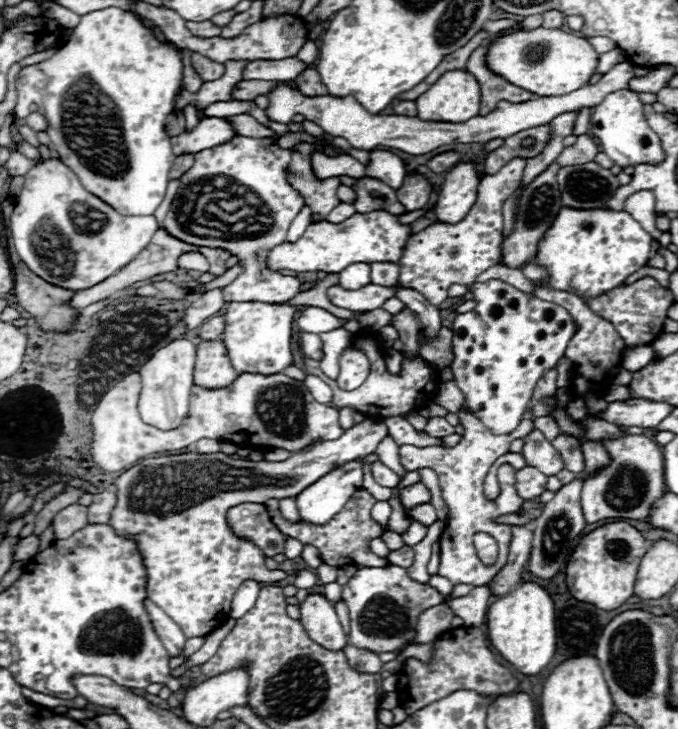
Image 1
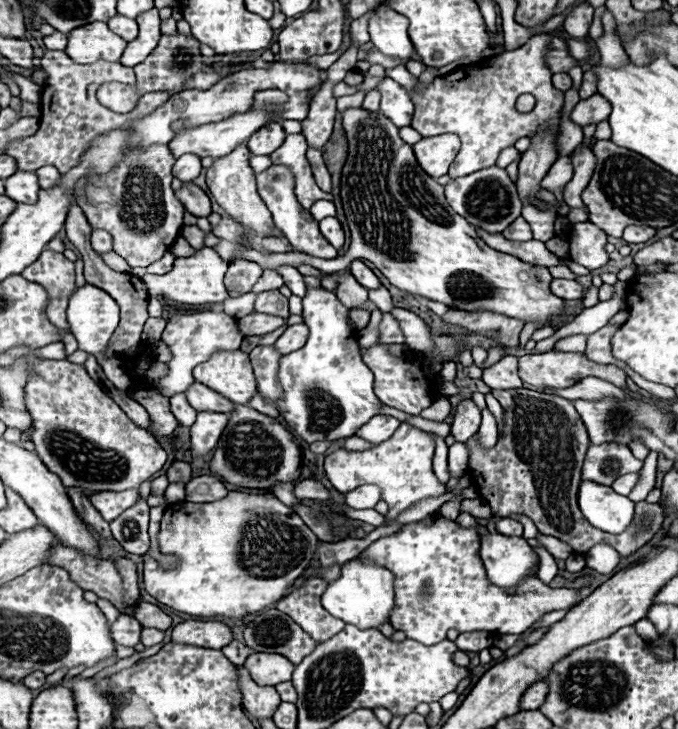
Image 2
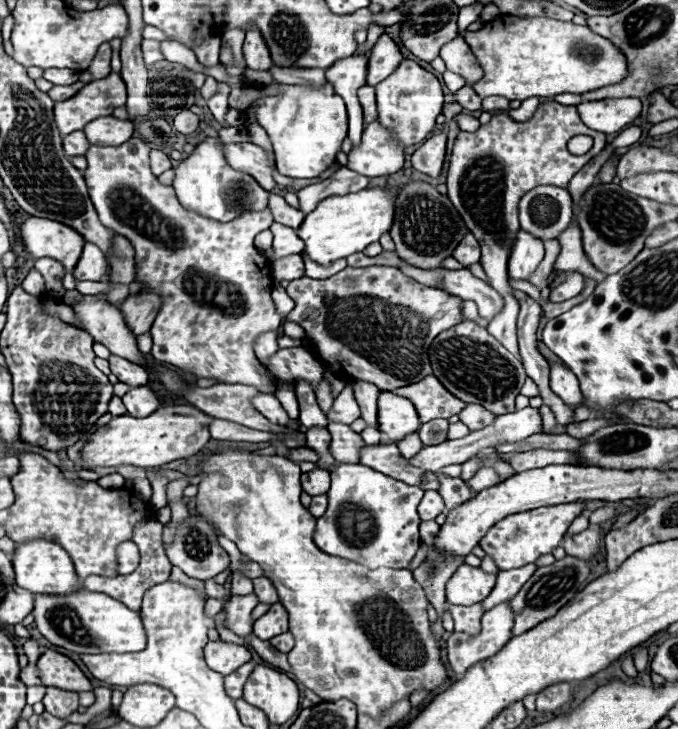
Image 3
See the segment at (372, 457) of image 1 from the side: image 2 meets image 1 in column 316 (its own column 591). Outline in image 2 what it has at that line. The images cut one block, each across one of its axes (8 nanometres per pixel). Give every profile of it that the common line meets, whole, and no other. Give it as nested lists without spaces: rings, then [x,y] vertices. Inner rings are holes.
[[[582,480],[578,490],[578,506],[586,520],[610,534],[624,532],[634,520],[634,502],[616,494],[610,486]]]

